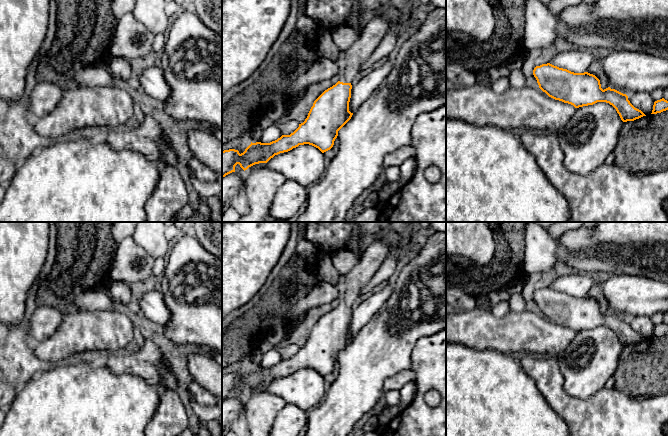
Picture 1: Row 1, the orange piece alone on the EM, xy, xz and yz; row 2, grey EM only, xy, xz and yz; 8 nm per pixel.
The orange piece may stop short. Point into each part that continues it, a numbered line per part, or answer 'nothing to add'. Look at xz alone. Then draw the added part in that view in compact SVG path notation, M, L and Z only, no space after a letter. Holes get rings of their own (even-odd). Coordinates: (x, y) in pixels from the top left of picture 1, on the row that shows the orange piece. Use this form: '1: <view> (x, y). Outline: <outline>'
1: xz (374, 28). Outline: M368 16L362 23L358 40L336 60L340 70L339 81L351 83L360 71L360 66L370 57L390 29L391 24L379 17Z

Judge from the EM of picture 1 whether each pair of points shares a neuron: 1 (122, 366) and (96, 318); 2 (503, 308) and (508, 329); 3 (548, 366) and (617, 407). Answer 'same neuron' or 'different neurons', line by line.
1: different neurons
2: different neurons
3: same neuron

